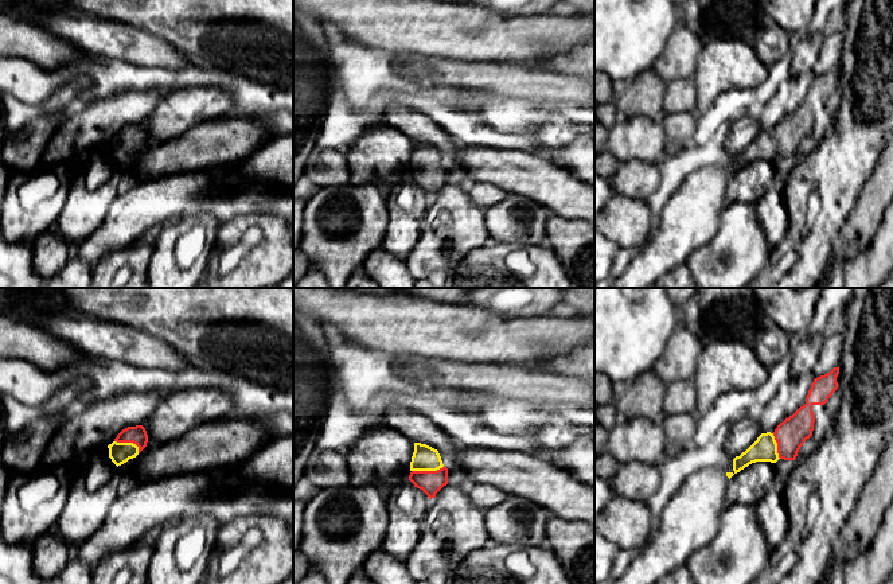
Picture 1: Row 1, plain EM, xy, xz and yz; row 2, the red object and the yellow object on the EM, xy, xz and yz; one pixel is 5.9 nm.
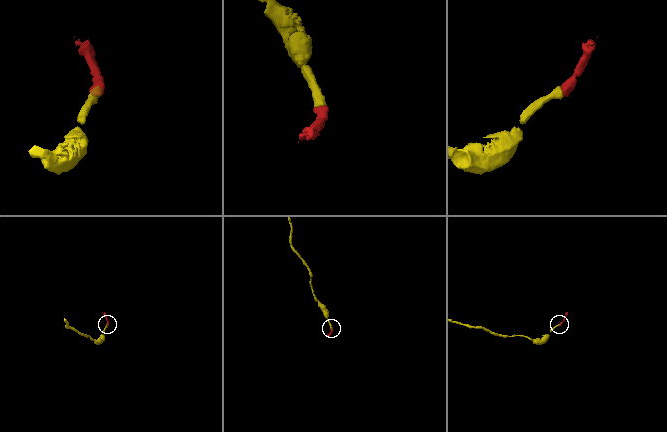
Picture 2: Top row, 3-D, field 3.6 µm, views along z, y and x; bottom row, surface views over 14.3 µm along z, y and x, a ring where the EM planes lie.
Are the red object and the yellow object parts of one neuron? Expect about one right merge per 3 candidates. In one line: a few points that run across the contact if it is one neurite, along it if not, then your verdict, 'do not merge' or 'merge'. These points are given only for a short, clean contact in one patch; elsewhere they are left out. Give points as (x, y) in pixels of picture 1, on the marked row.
xz (431, 482), (426, 471), (425, 458) | merge

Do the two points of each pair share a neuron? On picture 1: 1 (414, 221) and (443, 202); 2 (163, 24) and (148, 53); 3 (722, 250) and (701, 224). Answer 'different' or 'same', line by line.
1: different
2: different
3: different

